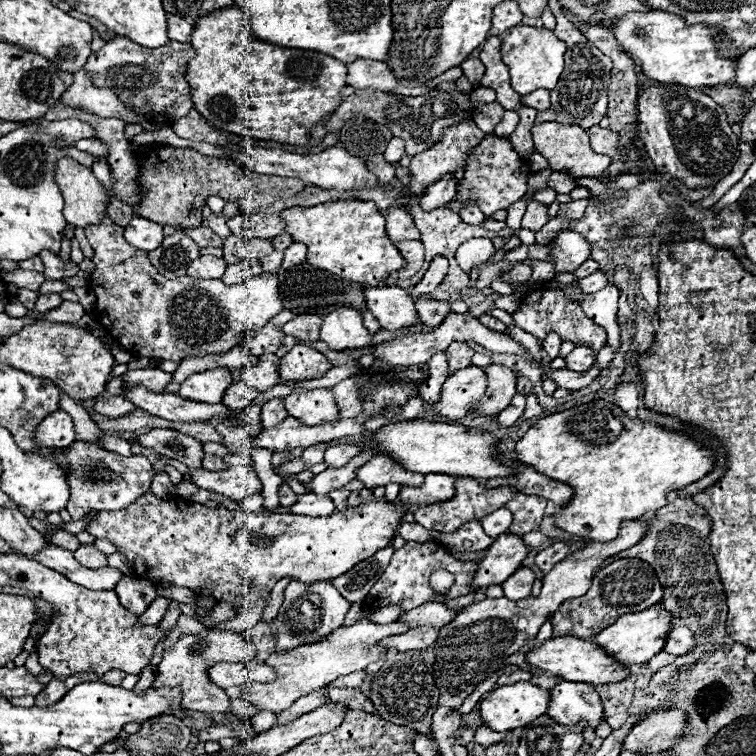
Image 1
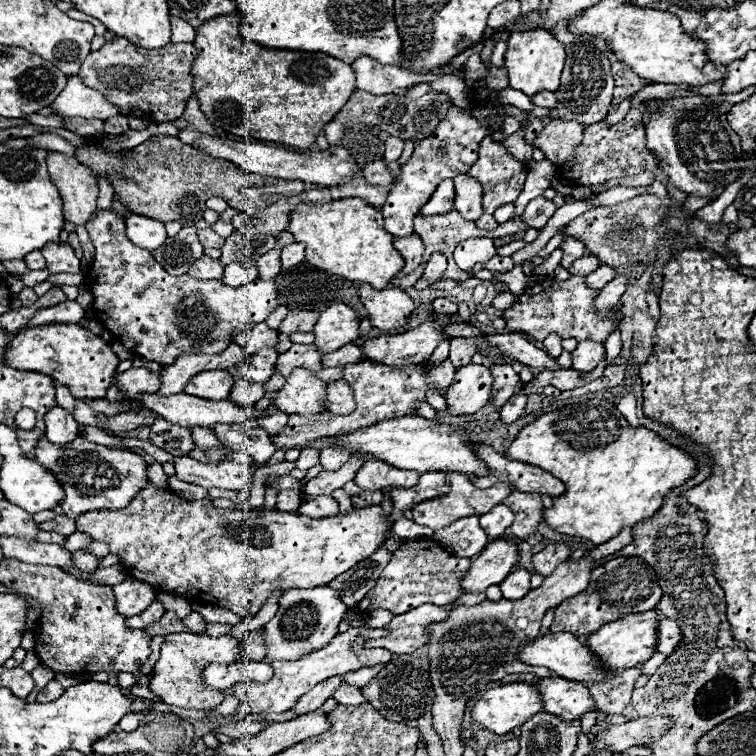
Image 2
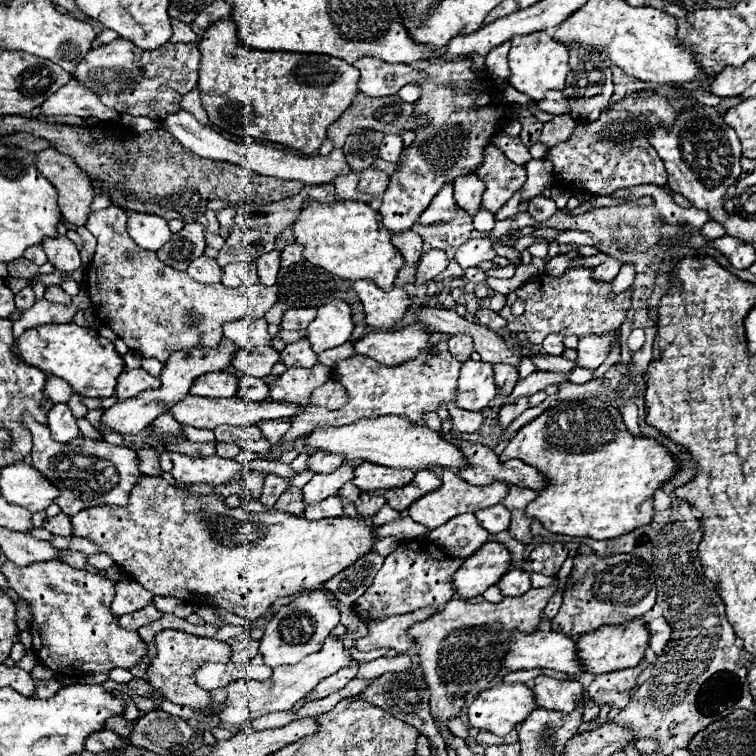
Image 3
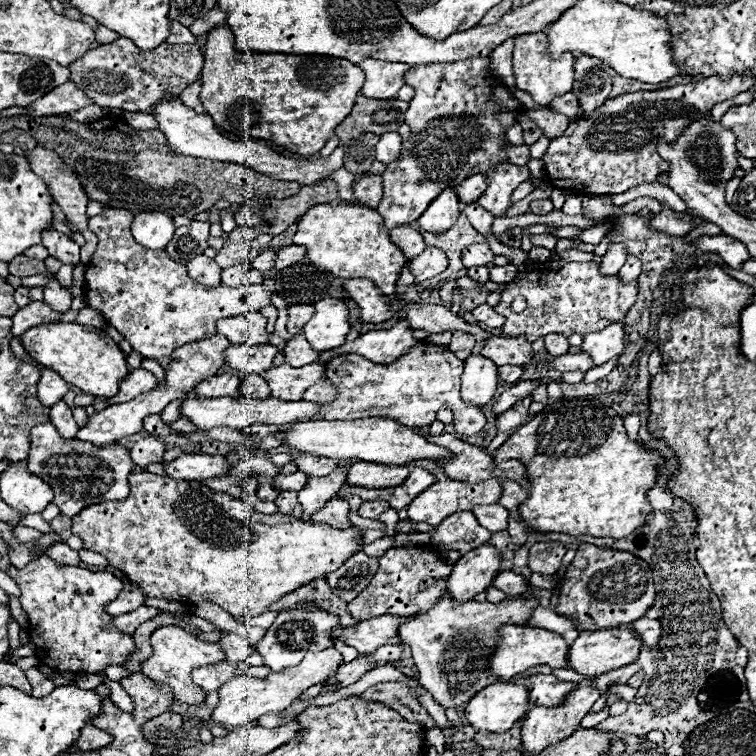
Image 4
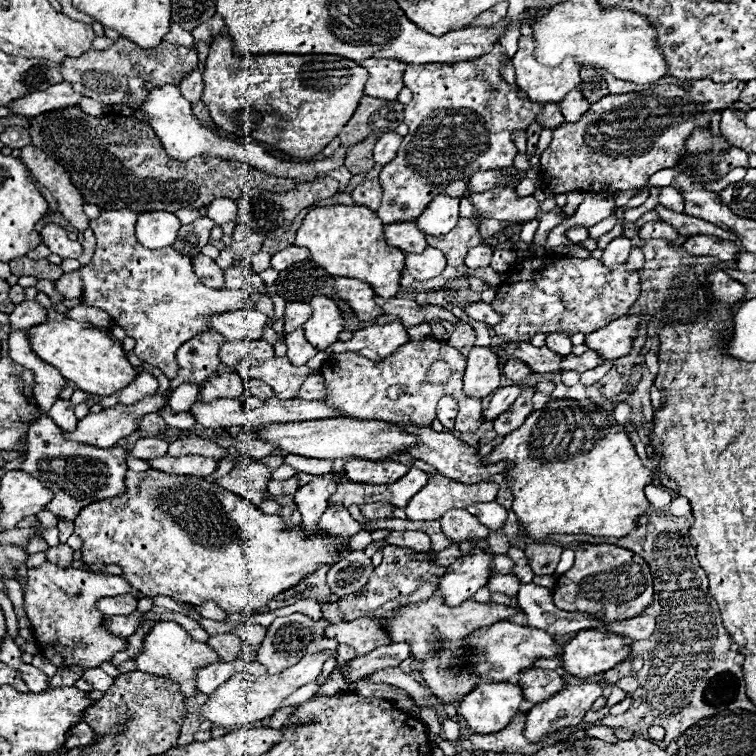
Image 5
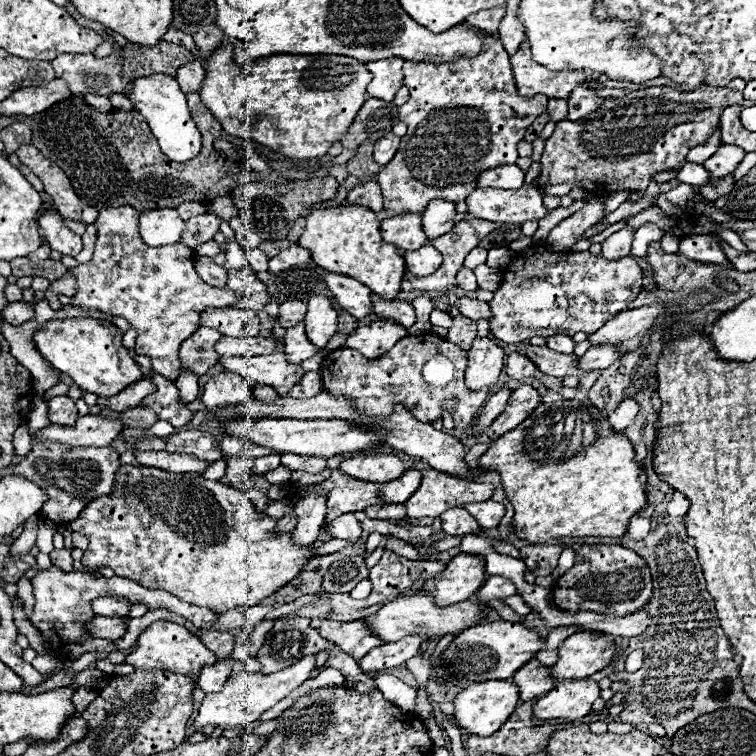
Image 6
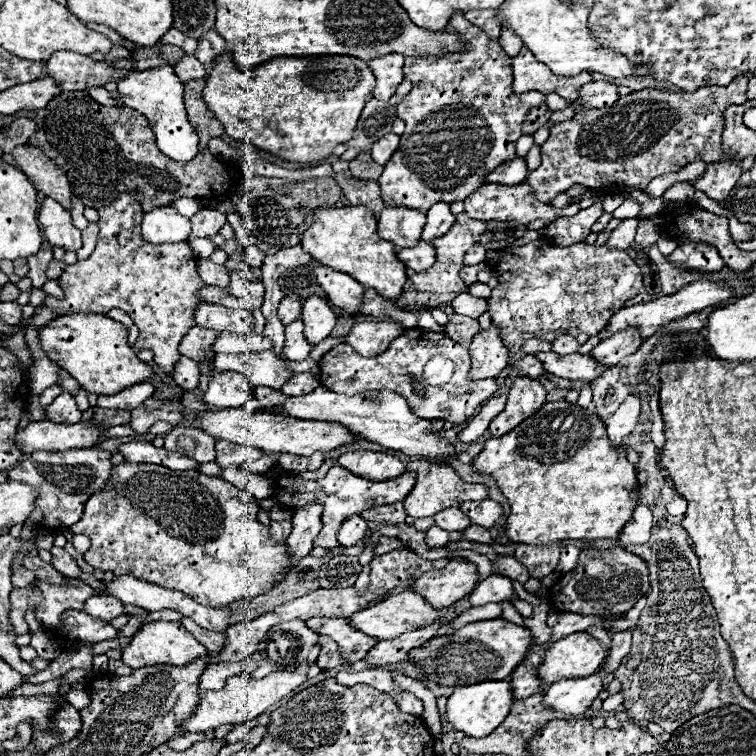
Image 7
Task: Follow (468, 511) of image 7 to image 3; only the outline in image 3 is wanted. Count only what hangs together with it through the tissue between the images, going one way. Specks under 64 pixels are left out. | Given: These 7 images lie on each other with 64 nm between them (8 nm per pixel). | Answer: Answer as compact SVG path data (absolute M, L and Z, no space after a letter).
M502 504L490 506L488 510L478 510L476 518L478 518L480 526L484 530L488 530L490 534L498 534L498 532L504 532L510 528L510 512Z

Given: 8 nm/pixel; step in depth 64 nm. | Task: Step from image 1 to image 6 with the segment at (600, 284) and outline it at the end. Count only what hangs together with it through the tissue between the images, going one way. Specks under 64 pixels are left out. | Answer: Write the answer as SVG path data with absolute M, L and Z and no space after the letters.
M624 226L622 230L618 230L616 234L608 236L602 242L602 256L608 258L608 260L616 260L616 258L628 256L632 240L634 240L634 228Z

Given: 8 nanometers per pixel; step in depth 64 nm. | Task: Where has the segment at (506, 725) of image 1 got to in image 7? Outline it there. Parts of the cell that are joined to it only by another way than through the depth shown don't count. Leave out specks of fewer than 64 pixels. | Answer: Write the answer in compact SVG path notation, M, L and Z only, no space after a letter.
M490 680L490 682L480 682L472 686L464 686L454 690L454 694L448 698L448 712L446 712L446 722L458 730L464 732L466 736L474 738L484 738L492 734L508 716L512 708L514 696L512 696L512 684L506 680Z

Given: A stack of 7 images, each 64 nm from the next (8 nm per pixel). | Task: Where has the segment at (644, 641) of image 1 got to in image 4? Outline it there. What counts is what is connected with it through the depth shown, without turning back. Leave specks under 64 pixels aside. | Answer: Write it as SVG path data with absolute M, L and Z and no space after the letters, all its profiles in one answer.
M606 628L594 632L580 632L576 642L570 646L570 668L582 676L600 676L604 672L634 664L642 648L642 640L632 628Z

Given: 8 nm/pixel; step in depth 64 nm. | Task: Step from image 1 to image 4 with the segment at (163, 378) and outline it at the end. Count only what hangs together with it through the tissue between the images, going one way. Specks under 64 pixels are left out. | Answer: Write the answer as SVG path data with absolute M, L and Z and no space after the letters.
M136 368L132 370L132 374L128 374L122 382L120 382L120 390L116 396L112 396L108 402L110 404L122 404L122 402L130 402L132 398L136 398L142 392L150 392L158 386L158 380L154 378L154 374L150 374L148 370Z

